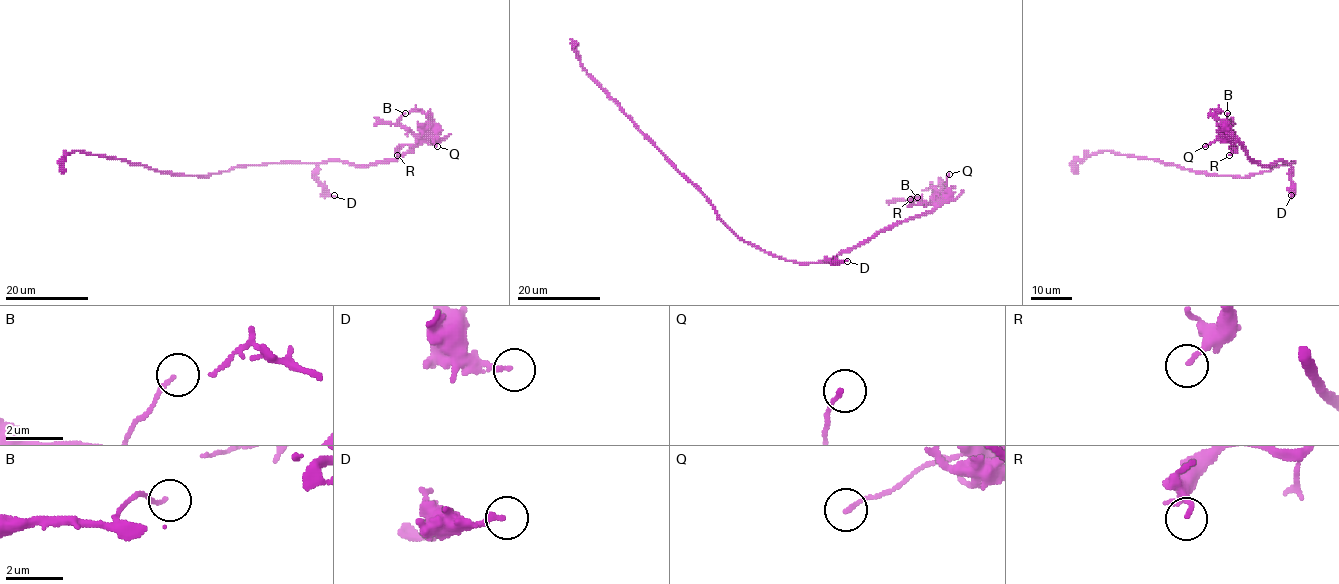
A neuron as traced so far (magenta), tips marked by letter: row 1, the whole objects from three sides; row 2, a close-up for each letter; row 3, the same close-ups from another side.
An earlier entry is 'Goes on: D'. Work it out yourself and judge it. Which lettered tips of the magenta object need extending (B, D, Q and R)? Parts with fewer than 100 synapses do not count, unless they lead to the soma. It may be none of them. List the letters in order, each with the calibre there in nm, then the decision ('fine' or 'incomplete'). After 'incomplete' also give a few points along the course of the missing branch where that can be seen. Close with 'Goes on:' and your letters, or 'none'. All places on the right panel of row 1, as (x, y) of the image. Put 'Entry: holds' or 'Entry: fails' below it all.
B: 130 nm | fine
D: 190 nm | fine
Q: 140 nm | fine
R: 180 nm | fine
Goes on: none
Entry: fails

